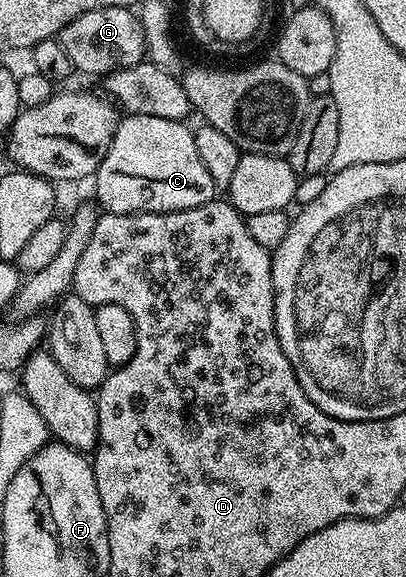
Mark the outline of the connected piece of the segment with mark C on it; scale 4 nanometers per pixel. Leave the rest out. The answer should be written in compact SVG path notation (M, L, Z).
M126 115L118 123L115 138L96 170L96 203L105 212L127 214L128 212L178 212L206 204L207 201L214 199L215 189L211 182L211 174L207 174L207 169L204 168L198 152L195 151L195 138L187 125L188 123L167 118Z

